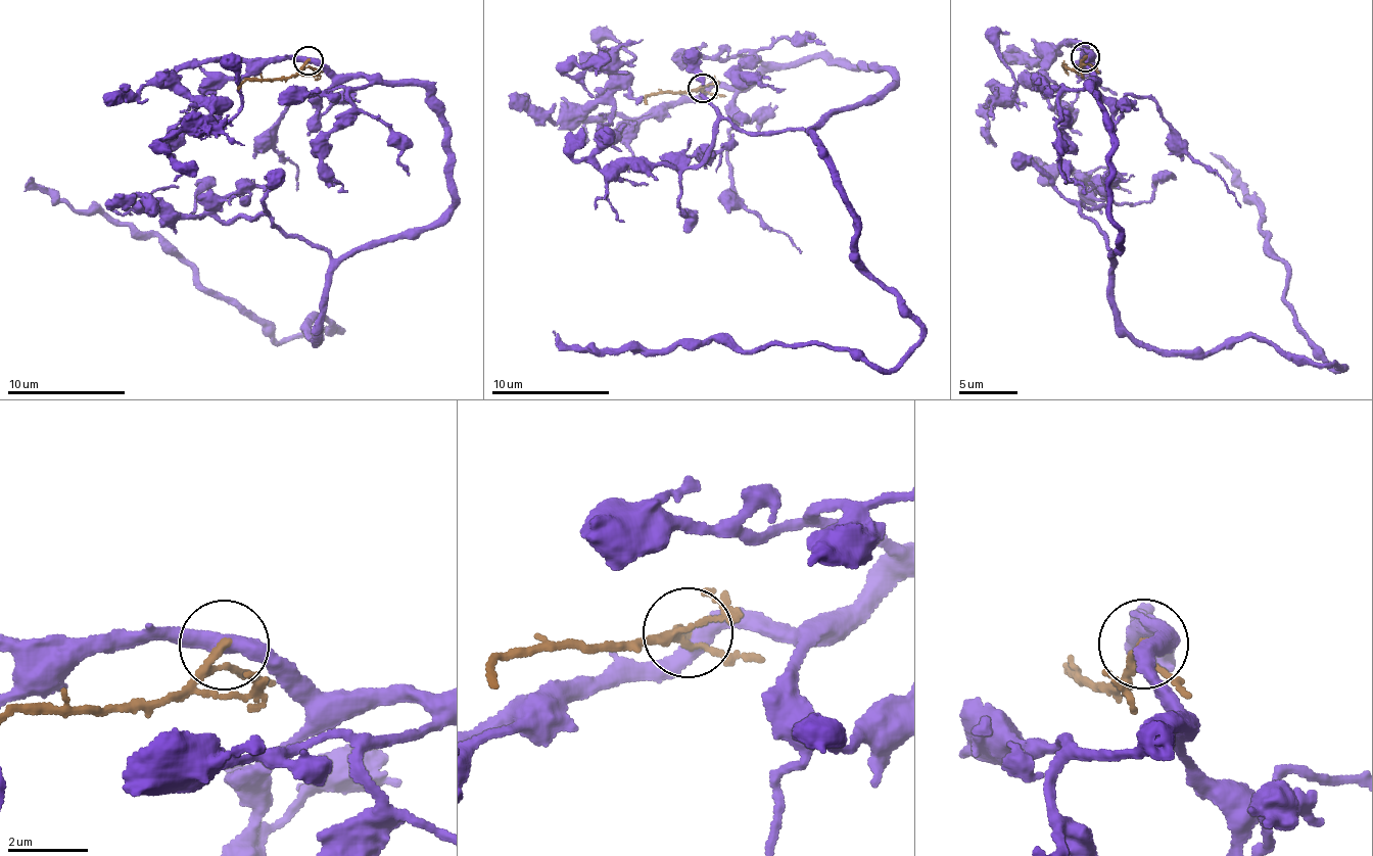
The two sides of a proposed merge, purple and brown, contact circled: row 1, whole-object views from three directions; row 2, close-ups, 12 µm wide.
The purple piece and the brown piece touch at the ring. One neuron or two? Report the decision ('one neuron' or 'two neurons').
two neurons

